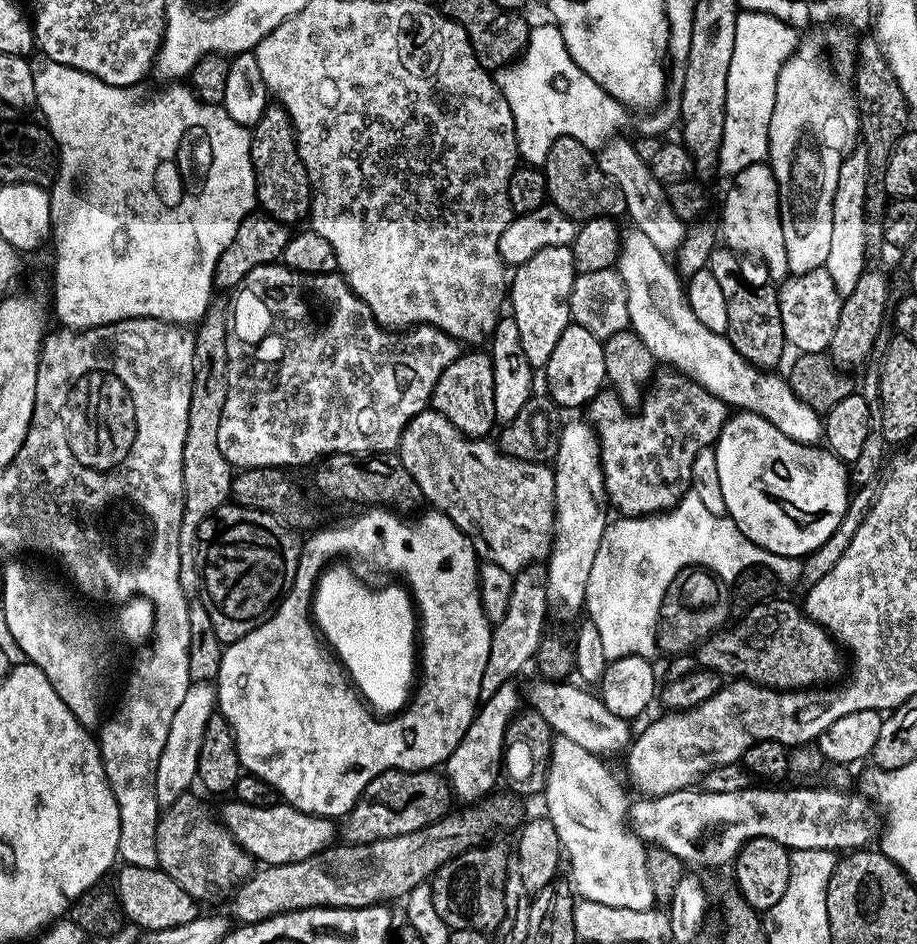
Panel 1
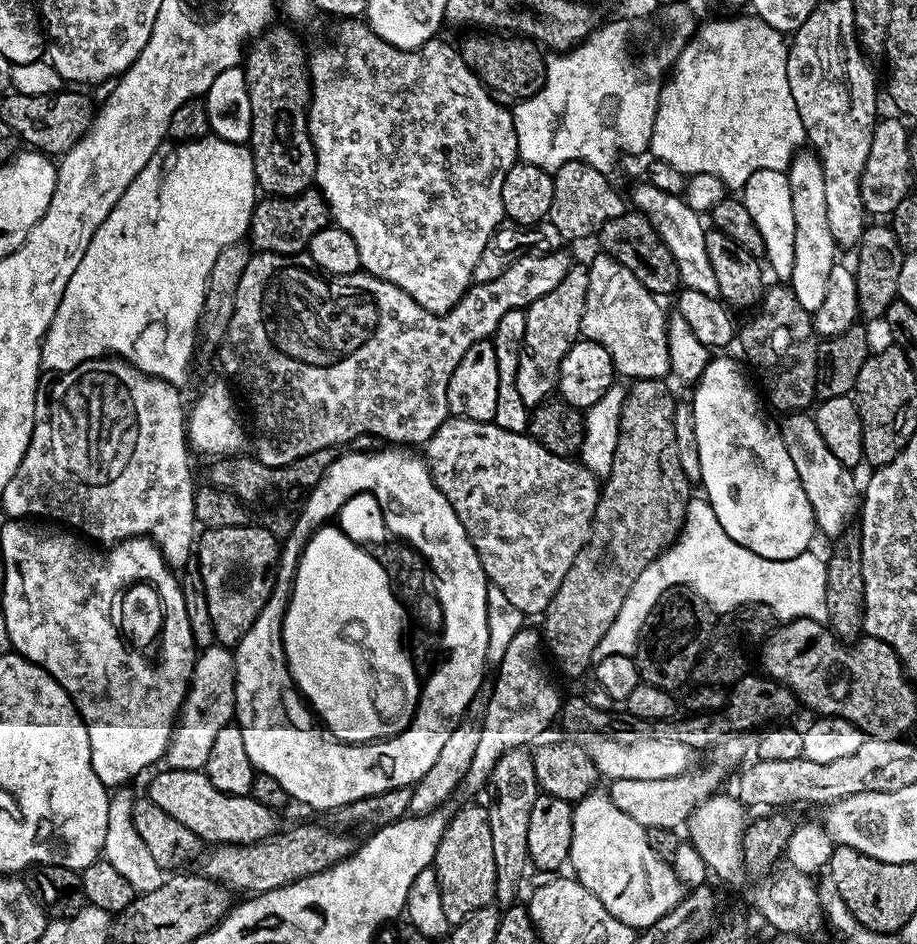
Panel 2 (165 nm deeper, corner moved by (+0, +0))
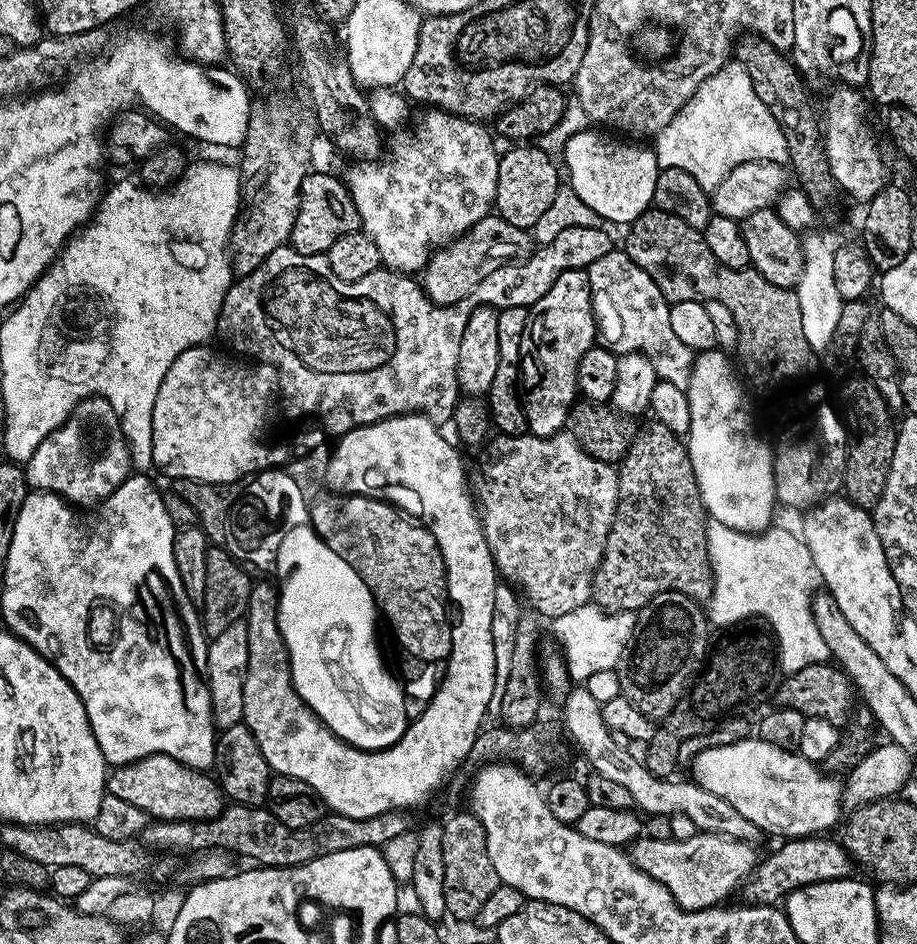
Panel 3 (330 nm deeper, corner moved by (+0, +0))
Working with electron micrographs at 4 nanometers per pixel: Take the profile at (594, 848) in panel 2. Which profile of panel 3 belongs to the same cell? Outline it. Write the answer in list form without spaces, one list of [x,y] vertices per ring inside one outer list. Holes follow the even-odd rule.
[[[697,831],[696,836],[689,838],[685,841],[678,841],[674,839],[670,840],[650,840],[647,838],[640,838],[635,841],[631,845],[630,855],[632,857],[632,861],[634,861],[637,866],[641,868],[643,872],[648,874],[650,878],[654,878],[658,883],[666,888],[674,898],[674,902],[678,906],[682,906],[685,912],[701,912],[703,908],[714,908],[725,903],[724,900],[728,895],[731,894],[732,891],[739,889],[743,881],[747,880],[749,876],[752,875],[753,872],[756,871],[758,867],[758,855],[756,856],[756,852],[752,849],[753,845],[746,840],[733,840],[730,836],[720,836],[716,832],[702,832]]]

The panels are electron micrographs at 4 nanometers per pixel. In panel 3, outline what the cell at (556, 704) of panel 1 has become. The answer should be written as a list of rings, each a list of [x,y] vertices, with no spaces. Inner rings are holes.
[[[751,739],[702,749],[692,764],[691,779],[730,802],[761,833],[795,838],[832,830],[828,828],[835,826],[836,819],[838,824],[842,816],[841,781],[799,751],[787,752],[765,740]]]

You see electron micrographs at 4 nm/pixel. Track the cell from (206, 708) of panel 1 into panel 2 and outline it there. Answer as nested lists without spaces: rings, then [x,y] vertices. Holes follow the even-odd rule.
[[[215,643],[201,651],[192,671],[192,681],[176,717],[172,740],[168,744],[166,764],[178,770],[201,771],[210,758],[214,738],[222,726],[233,723],[236,715],[236,657],[231,647]]]

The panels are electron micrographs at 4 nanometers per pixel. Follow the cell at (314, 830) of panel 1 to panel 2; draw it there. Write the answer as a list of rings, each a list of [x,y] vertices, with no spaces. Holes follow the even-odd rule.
[[[165,767],[148,784],[147,799],[154,802],[161,810],[166,810],[170,818],[182,822],[186,830],[194,830],[201,842],[208,846],[218,844],[253,844],[259,840],[268,840],[278,831],[277,813],[262,806],[251,794],[231,796],[210,782],[208,773],[201,770],[178,770]]]

